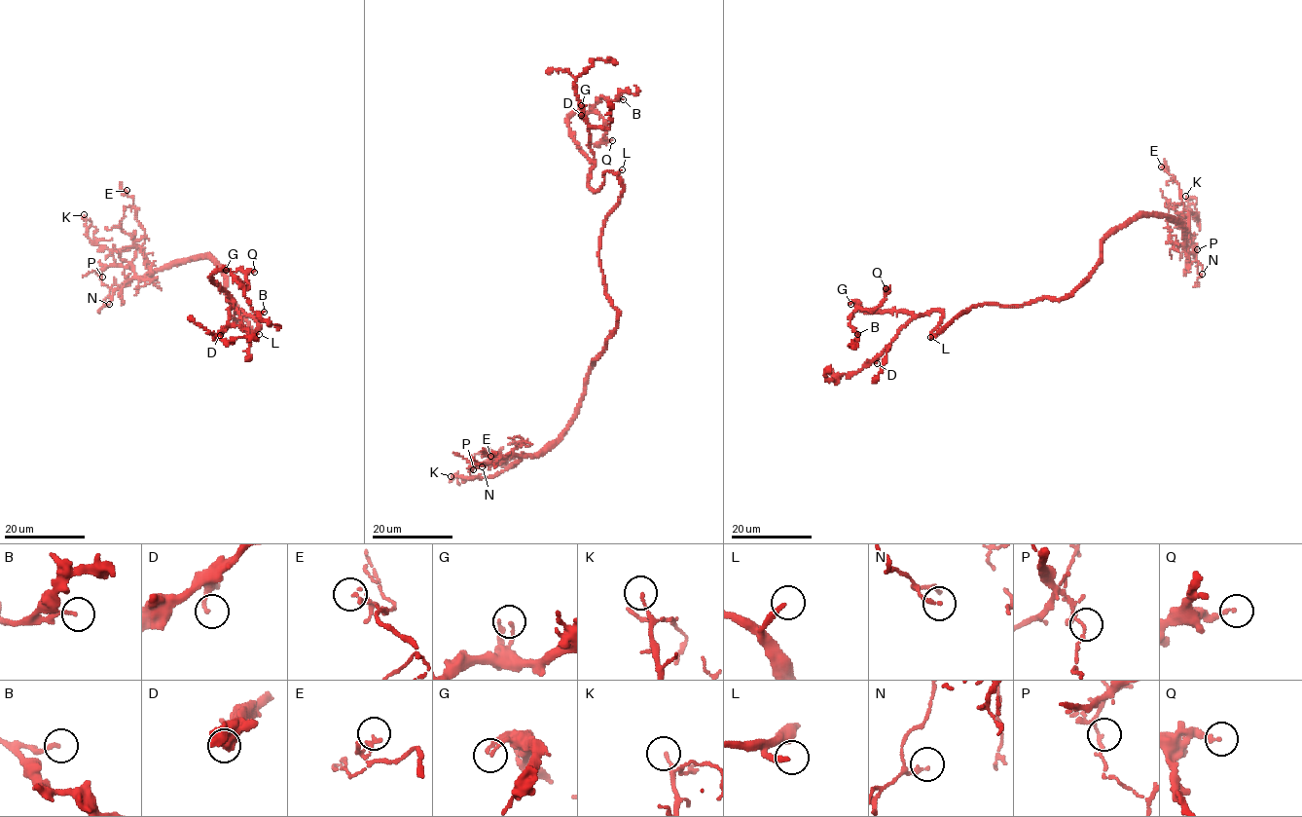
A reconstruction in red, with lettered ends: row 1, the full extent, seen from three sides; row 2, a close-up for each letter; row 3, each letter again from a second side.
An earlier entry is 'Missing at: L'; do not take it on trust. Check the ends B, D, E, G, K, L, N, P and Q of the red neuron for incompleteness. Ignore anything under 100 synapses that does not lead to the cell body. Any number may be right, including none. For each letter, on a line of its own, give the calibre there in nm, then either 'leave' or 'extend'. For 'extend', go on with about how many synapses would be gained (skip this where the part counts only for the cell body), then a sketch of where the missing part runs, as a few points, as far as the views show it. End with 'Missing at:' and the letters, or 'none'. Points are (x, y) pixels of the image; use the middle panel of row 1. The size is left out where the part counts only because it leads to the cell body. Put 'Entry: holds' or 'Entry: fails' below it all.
B: calibre 150 nm; leave
D: calibre 170 nm; leave
E: calibre 190 nm; leave
G: calibre 140 nm; leave
K: calibre 120 nm; leave
L: calibre 240 nm; extend; course (622, 169), (638, 134), (641, 71), (648, 66), (644, 69)
N: calibre 170 nm; leave
P: calibre 90 nm; leave
Q: calibre 190 nm; leave
Missing at: L
Entry: holds

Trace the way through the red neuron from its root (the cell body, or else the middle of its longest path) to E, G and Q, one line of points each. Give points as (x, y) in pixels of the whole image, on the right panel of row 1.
E: (1030, 302), (1066, 298), (1101, 259), (1102, 242), (1139, 217), (1162, 216), (1186, 231), (1178, 184), (1161, 167)
G: (1030, 302), (973, 306), (932, 338), (943, 314), (939, 311), (913, 315), (864, 312), (855, 301), (850, 304)
Q: (1030, 302), (973, 306), (932, 338), (939, 311), (913, 315), (858, 307), (874, 310), (886, 288)

